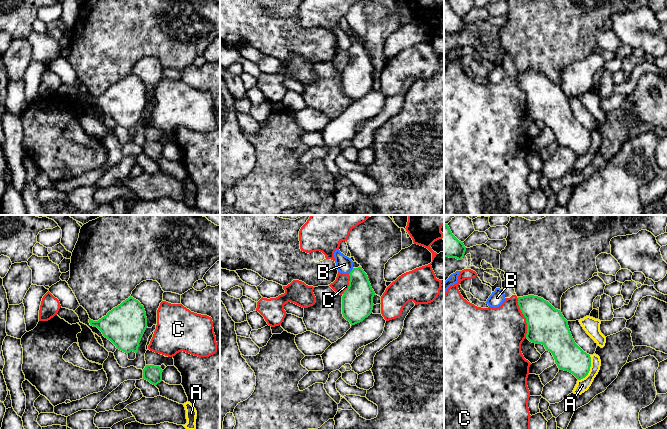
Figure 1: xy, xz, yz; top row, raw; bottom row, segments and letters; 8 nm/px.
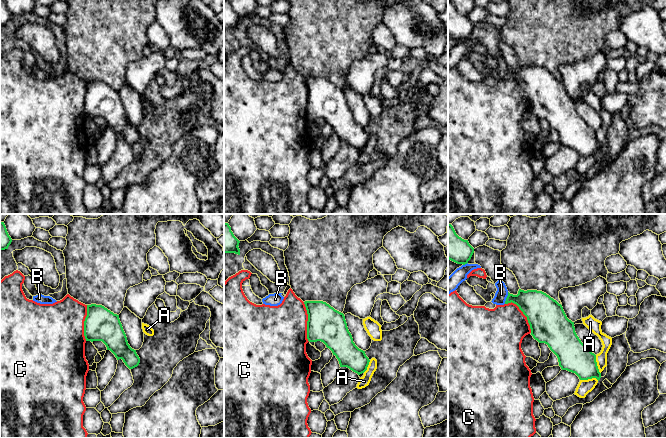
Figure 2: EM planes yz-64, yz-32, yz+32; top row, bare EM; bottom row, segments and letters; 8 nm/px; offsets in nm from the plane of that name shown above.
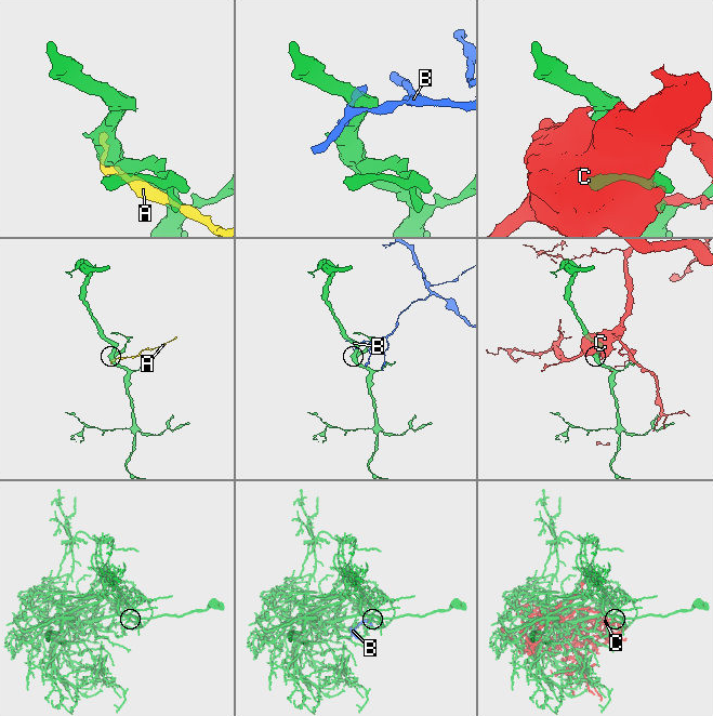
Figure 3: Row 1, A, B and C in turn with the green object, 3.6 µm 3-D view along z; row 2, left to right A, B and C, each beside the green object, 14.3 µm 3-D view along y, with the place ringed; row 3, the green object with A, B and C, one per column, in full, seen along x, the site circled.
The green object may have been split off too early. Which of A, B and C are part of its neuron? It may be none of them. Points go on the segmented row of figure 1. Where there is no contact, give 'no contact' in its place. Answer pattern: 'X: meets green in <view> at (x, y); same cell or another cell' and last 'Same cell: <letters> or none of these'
A: meets green in yz at (589, 369); another cell
B: meets green in xz at (351, 271); another cell
C: meets green in yz at (525, 317); another cell
Same cell: none of these

